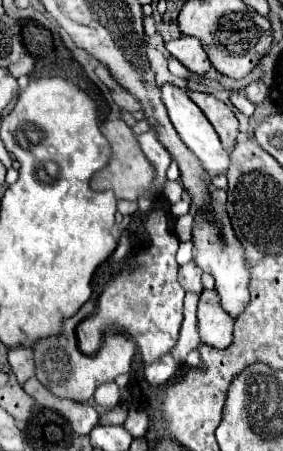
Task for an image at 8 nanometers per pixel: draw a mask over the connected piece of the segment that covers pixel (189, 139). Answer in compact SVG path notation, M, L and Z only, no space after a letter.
M163 84L161 90L163 90L163 102L167 106L169 118L171 118L173 126L175 126L177 134L195 152L195 156L201 160L201 164L205 166L209 176L217 176L217 174L227 172L227 168L229 168L229 154L223 150L217 132L211 128L211 122L205 118L201 108L175 84Z

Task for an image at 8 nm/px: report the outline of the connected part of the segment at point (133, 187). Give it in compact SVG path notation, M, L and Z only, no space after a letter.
M105 120L101 124L101 132L109 140L111 160L109 160L109 164L101 172L97 172L91 178L89 186L93 190L113 190L115 196L117 198L123 198L123 200L137 200L151 186L153 166L149 164L149 160L145 160L139 144L137 144L137 138L133 136L131 128L123 120Z

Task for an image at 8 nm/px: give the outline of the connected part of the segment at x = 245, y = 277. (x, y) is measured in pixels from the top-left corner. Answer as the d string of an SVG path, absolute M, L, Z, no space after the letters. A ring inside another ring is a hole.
M213 190L211 192L211 216L215 220L207 220L203 214L197 214L197 222L193 226L193 258L195 262L203 268L203 272L209 272L215 278L215 290L221 296L221 306L223 310L231 316L237 318L249 304L249 270L245 266L243 258L243 248L235 238L235 232L231 228L231 222L225 212L225 200L227 194L225 190Z

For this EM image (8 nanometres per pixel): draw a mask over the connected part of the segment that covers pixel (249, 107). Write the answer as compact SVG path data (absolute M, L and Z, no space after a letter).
M231 92L229 98L231 98L231 104L233 104L239 112L243 112L245 116L251 116L251 114L255 112L255 104L251 104L243 92Z

